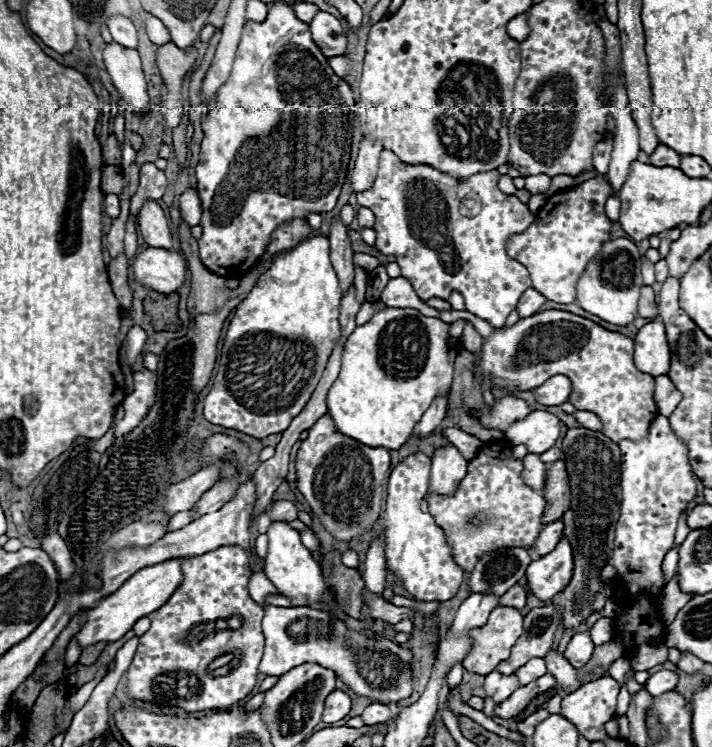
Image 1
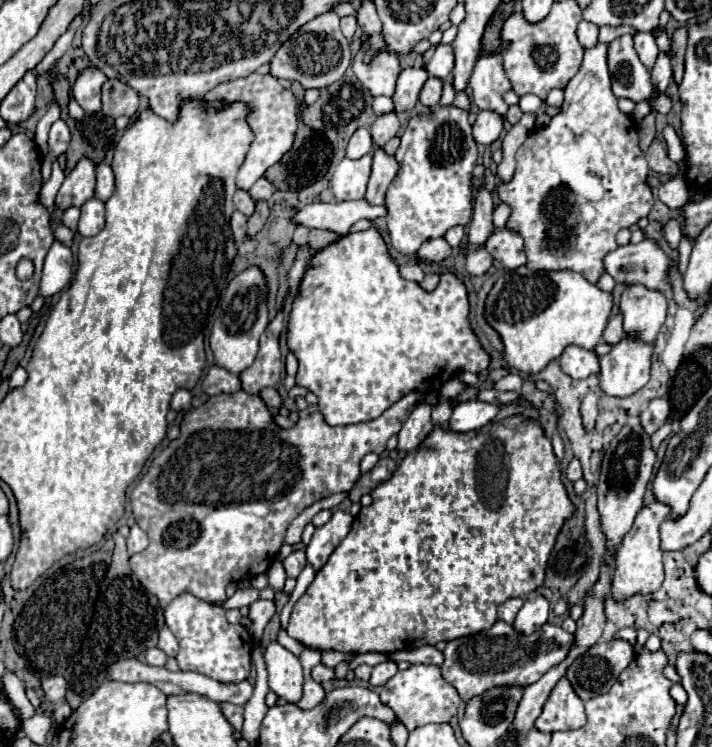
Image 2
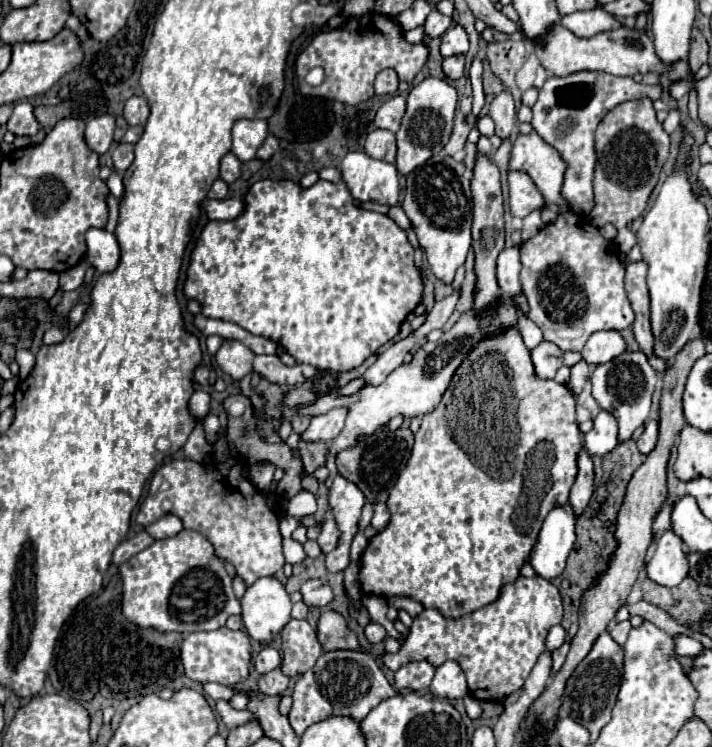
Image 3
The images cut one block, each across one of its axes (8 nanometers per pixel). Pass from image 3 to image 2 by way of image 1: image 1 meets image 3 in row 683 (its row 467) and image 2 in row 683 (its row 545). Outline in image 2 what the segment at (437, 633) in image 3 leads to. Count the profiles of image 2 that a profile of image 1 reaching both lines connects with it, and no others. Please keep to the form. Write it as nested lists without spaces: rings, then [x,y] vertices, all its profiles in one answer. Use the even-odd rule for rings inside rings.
[[[498,620],[492,628],[450,640],[444,648],[444,664],[440,666],[442,676],[448,684],[456,688],[464,702],[472,700],[474,696],[484,694],[488,688],[496,686],[518,686],[526,688],[542,678],[552,666],[560,664],[566,658],[574,642],[574,634],[566,632],[560,626],[544,624],[540,630],[524,636],[516,632],[512,624]]]

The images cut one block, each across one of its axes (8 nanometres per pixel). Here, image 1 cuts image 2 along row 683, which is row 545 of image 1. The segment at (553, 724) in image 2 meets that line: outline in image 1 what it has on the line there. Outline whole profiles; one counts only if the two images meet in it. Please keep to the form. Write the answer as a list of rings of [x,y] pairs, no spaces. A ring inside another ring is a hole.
[[[566,538],[560,540],[556,550],[536,558],[528,570],[526,580],[538,600],[552,600],[560,594],[572,578],[572,548]]]

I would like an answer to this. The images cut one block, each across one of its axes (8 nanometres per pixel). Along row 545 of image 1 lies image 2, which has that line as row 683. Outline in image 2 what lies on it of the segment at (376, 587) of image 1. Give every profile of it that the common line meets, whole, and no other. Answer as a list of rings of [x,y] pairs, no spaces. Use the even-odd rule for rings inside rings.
[[[392,660],[382,662],[382,664],[374,666],[374,670],[372,670],[372,678],[370,678],[370,684],[372,684],[372,686],[382,686],[382,684],[386,684],[396,672],[398,672],[396,662],[392,662]]]

